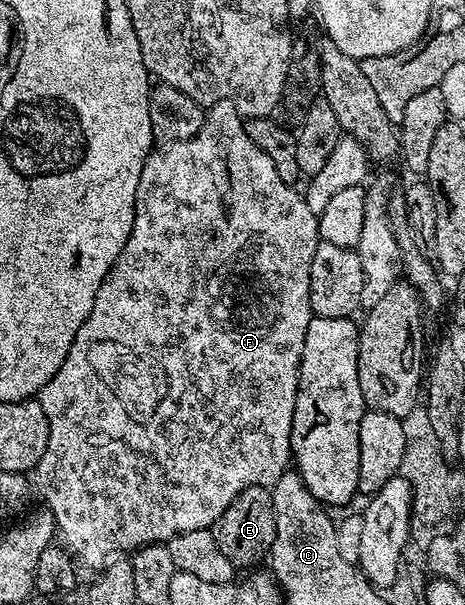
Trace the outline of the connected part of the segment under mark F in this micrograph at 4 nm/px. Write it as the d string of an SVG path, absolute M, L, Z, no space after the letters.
M226 99L213 104L205 112L201 129L191 139L159 146L157 149L151 150L150 156L144 161L144 169L140 173L140 185L136 185L132 233L128 237L120 257L116 257L116 261L104 277L104 281L96 293L96 301L92 301L92 313L88 313L84 325L80 325L80 329L72 341L72 349L68 349L68 357L64 357L64 365L60 365L60 369L54 374L52 381L48 381L48 385L44 385L40 392L40 402L44 413L48 417L50 433L48 435L48 449L44 449L44 457L40 457L36 468L38 491L42 494L43 501L46 502L43 504L54 514L54 526L61 542L65 544L71 556L83 568L86 566L101 569L111 562L112 557L119 553L134 553L139 548L150 544L167 544L171 537L180 533L192 533L196 529L213 528L224 513L224 509L228 509L228 505L232 505L234 498L240 493L244 493L244 489L249 487L273 488L274 483L280 481L280 477L291 466L290 434L292 433L292 413L294 412L296 393L298 392L298 370L304 353L304 337L308 337L308 325L312 318L310 270L312 269L312 256L315 255L320 242L318 216L312 213L312 209L308 209L303 192L294 190L298 189L295 189L291 184L280 181L280 173L276 173L276 165L272 165L272 161L268 161L266 154L248 137L243 116L239 115L237 109Z

